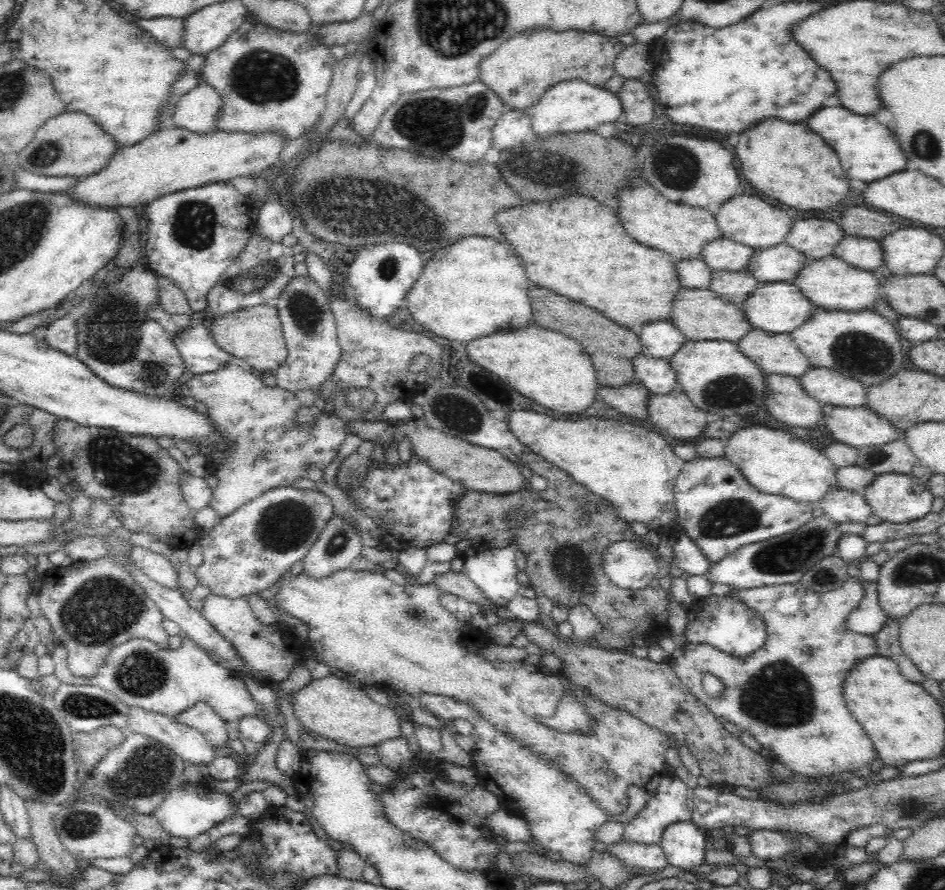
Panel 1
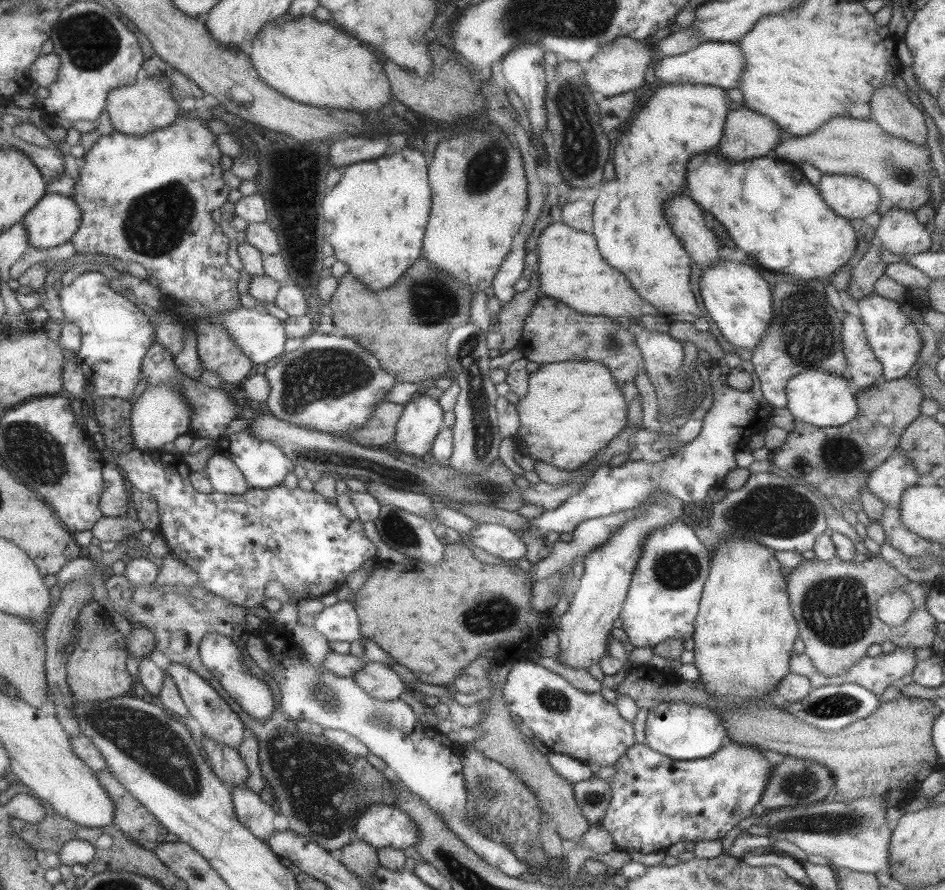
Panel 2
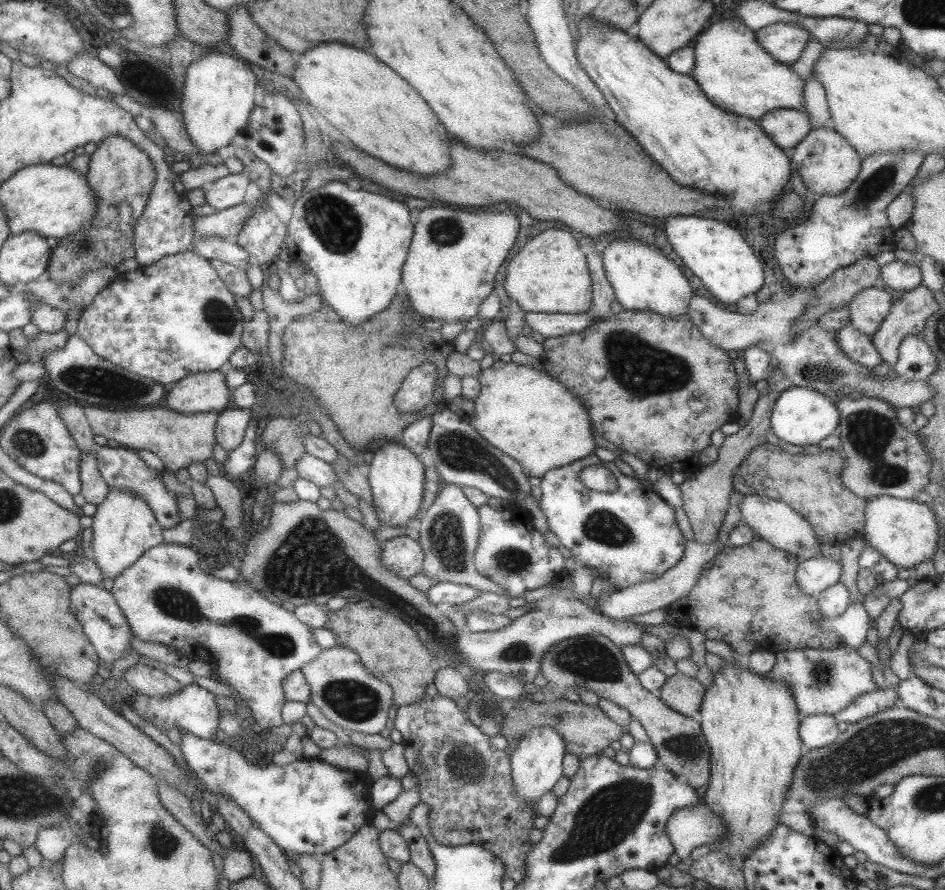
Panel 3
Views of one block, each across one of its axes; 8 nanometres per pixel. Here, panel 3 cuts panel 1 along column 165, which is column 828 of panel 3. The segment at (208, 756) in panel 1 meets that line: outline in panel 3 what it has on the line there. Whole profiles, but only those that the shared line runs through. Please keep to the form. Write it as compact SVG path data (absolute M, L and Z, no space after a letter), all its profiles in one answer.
M828 714L803 716L798 726L799 738L809 749L821 748L831 744L839 733L835 717Z

